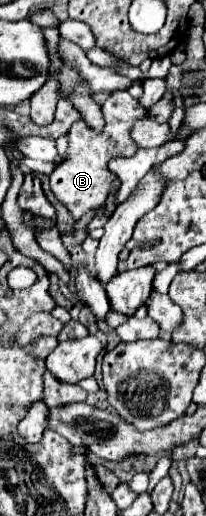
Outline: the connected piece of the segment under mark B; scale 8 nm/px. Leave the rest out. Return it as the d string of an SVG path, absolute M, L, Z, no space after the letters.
M115 90L109 94L109 98L103 104L103 118L105 126L99 130L93 130L87 122L77 120L71 124L69 130L69 148L65 160L61 160L55 170L51 172L51 190L63 202L75 220L79 220L85 212L101 206L107 196L113 190L119 190L121 180L117 174L113 174L107 166L107 162L115 156L133 156L139 146L131 136L131 128L137 120L147 118L147 110L127 92L127 90Z

